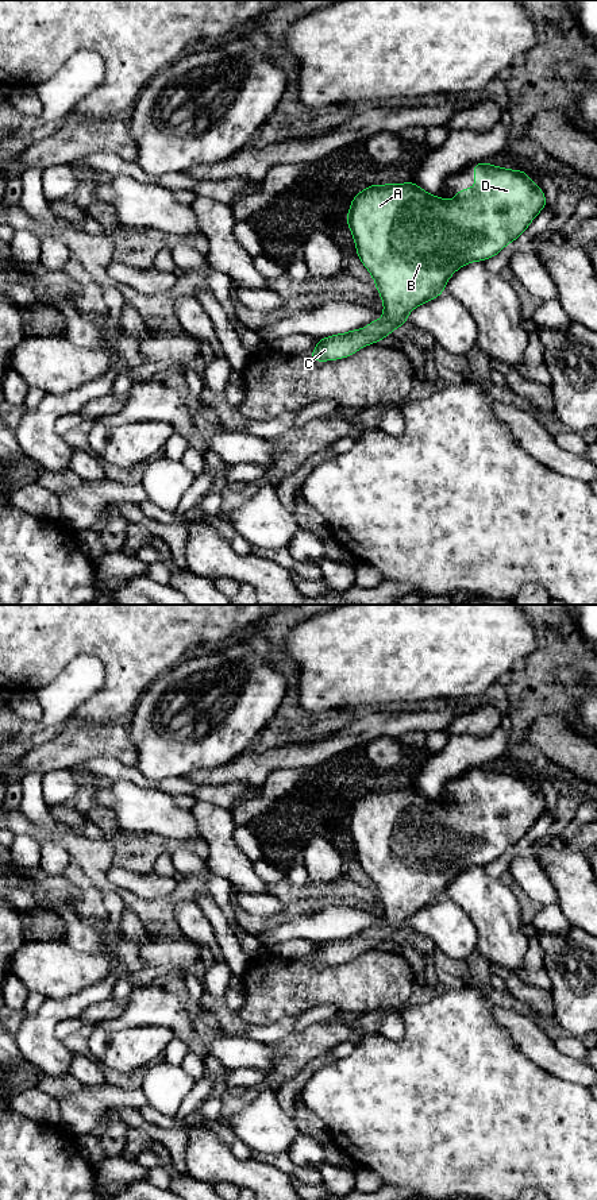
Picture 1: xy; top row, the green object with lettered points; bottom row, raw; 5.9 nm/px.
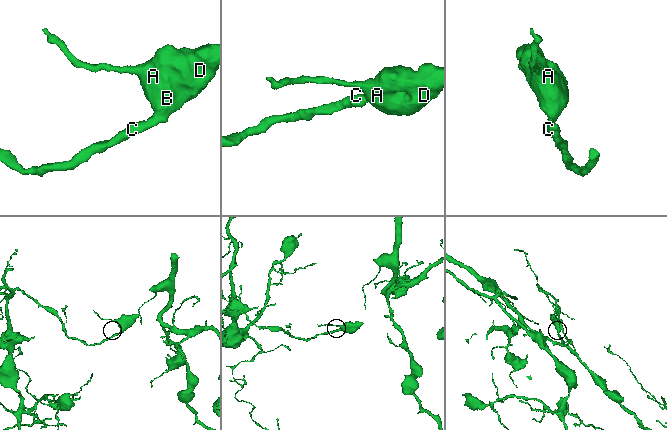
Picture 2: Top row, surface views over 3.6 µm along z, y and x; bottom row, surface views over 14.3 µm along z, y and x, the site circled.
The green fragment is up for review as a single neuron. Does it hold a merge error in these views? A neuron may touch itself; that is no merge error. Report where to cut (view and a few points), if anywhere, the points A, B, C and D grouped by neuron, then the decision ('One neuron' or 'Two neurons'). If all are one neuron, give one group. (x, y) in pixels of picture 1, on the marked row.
No split. Groups: A B C D. One neuron

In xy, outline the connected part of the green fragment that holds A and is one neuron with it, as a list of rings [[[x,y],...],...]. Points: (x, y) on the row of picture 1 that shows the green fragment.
[[[479,162],[474,165],[473,175],[475,178],[475,186],[473,189],[459,189],[457,192],[455,200],[439,198],[438,196],[432,196],[419,188],[413,181],[407,184],[388,184],[388,185],[370,185],[358,194],[351,201],[347,219],[347,225],[353,232],[353,238],[355,242],[355,248],[359,259],[362,261],[363,266],[369,270],[373,279],[375,281],[377,292],[380,293],[384,301],[384,317],[381,320],[374,320],[367,324],[363,329],[353,329],[346,333],[339,333],[334,336],[328,336],[324,339],[317,339],[317,347],[311,351],[311,359],[316,362],[326,362],[326,360],[336,360],[340,358],[347,358],[354,355],[359,348],[373,344],[375,342],[384,340],[392,331],[398,328],[403,324],[409,323],[407,316],[412,312],[416,306],[425,304],[436,297],[439,297],[446,288],[448,278],[462,266],[470,262],[486,261],[494,255],[497,255],[507,244],[516,240],[532,223],[535,216],[546,208],[546,194],[544,192],[538,188],[532,180],[525,174],[524,170],[509,170],[505,167],[498,167],[494,165],[488,165],[486,162]]]

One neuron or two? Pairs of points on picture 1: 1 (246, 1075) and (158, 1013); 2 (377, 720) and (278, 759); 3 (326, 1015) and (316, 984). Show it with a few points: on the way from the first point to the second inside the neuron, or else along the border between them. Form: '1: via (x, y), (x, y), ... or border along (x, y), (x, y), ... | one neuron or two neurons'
1: border along (230, 1069), (257, 1068), (269, 1075) | two neurons
2: via (353, 734), (316, 753), (303, 755) | one neuron
3: border along (339, 1010), (332, 1004), (318, 1004), (303, 1013) | two neurons

